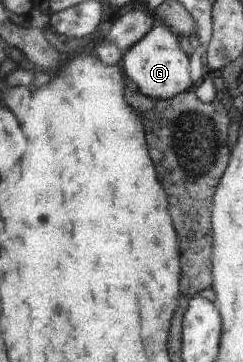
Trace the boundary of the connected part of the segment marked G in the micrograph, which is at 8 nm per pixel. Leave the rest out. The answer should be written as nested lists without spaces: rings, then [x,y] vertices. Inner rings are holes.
[[[157,22],[150,32],[122,54],[120,60],[126,76],[150,98],[168,100],[192,86],[192,70],[188,70],[188,54],[178,46],[178,38],[168,26]]]

